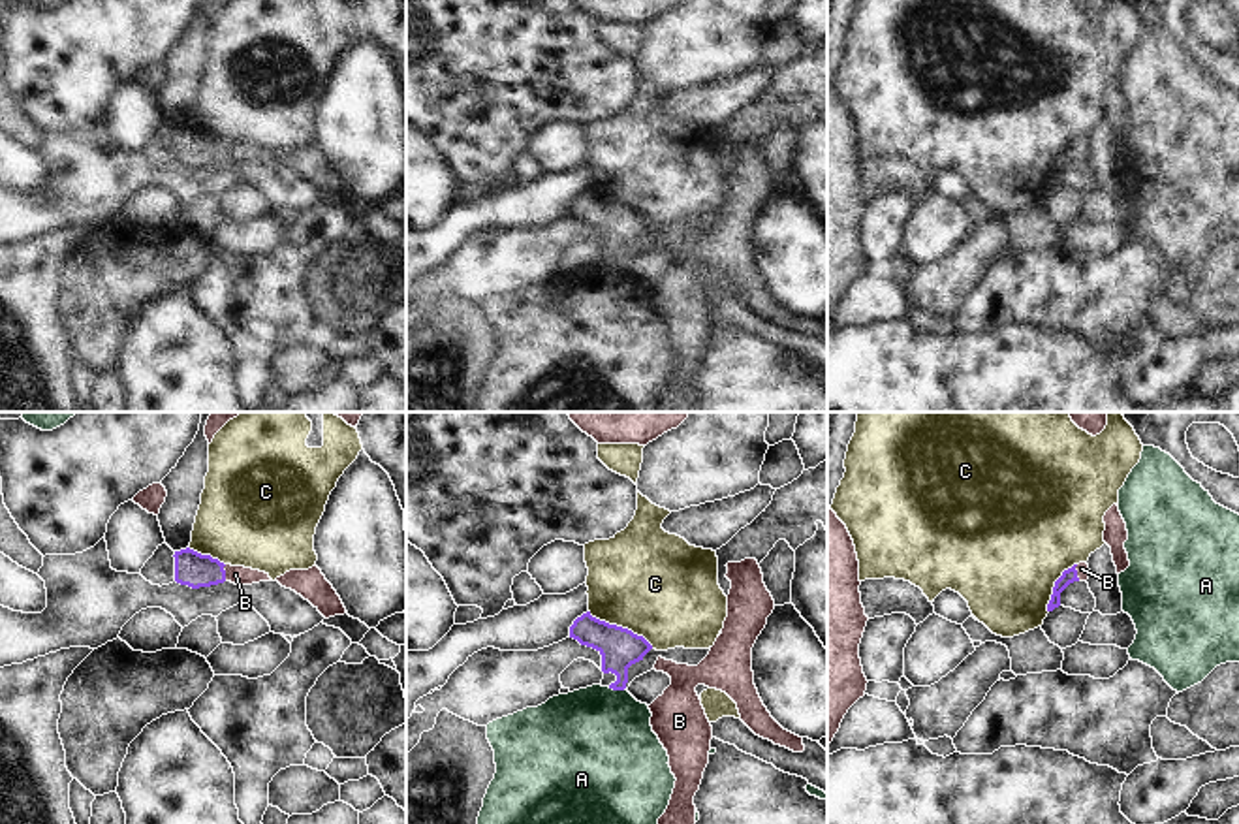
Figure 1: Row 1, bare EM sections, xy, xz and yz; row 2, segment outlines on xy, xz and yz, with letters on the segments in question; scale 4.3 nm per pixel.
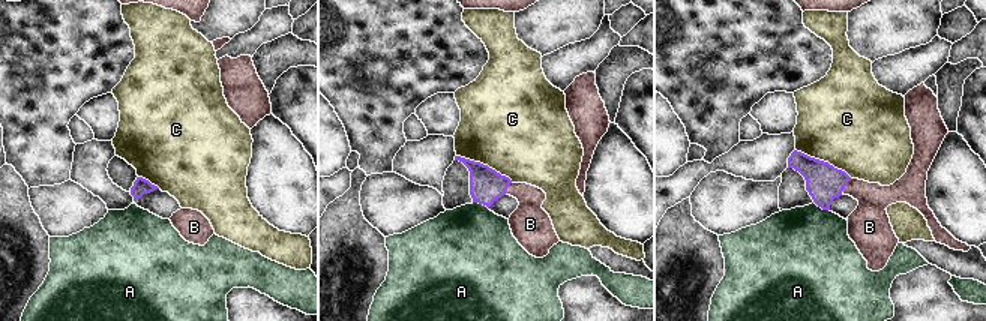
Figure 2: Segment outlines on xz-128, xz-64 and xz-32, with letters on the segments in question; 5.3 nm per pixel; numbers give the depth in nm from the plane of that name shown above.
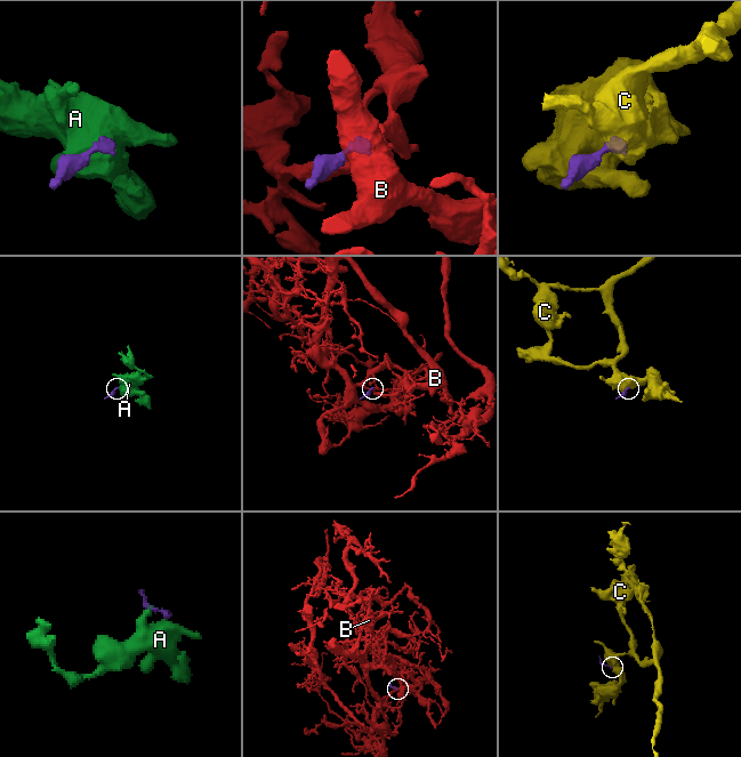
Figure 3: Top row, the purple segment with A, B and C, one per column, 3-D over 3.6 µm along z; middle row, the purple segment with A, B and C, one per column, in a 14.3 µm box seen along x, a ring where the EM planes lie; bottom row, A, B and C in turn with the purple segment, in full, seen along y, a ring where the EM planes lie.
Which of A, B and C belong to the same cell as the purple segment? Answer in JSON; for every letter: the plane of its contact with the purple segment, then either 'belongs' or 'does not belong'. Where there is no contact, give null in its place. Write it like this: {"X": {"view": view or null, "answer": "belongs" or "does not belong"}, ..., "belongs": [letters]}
{"A": {"view": "xz", "answer": "does not belong"}, "B": {"view": "xy", "answer": "belongs"}, "C": {"view": "xz", "answer": "does not belong"}, "belongs": ["B"]}

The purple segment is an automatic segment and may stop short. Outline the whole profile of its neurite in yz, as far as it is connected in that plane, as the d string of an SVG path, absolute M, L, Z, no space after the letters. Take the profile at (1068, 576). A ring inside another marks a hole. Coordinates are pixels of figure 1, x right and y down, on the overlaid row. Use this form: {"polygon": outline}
{"polygon": "M1079 563L1074 564L1072 568L1064 570L1062 576L1055 581L1051 600L1047 604L1047 611L1053 611L1055 608L1060 606L1060 593L1074 581L1087 581L1089 579L1089 564Z"}

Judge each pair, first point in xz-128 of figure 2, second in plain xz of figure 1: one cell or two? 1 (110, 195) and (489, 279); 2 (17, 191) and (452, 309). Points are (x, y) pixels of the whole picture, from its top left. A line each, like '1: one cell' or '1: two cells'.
1: two cells
2: one cell

